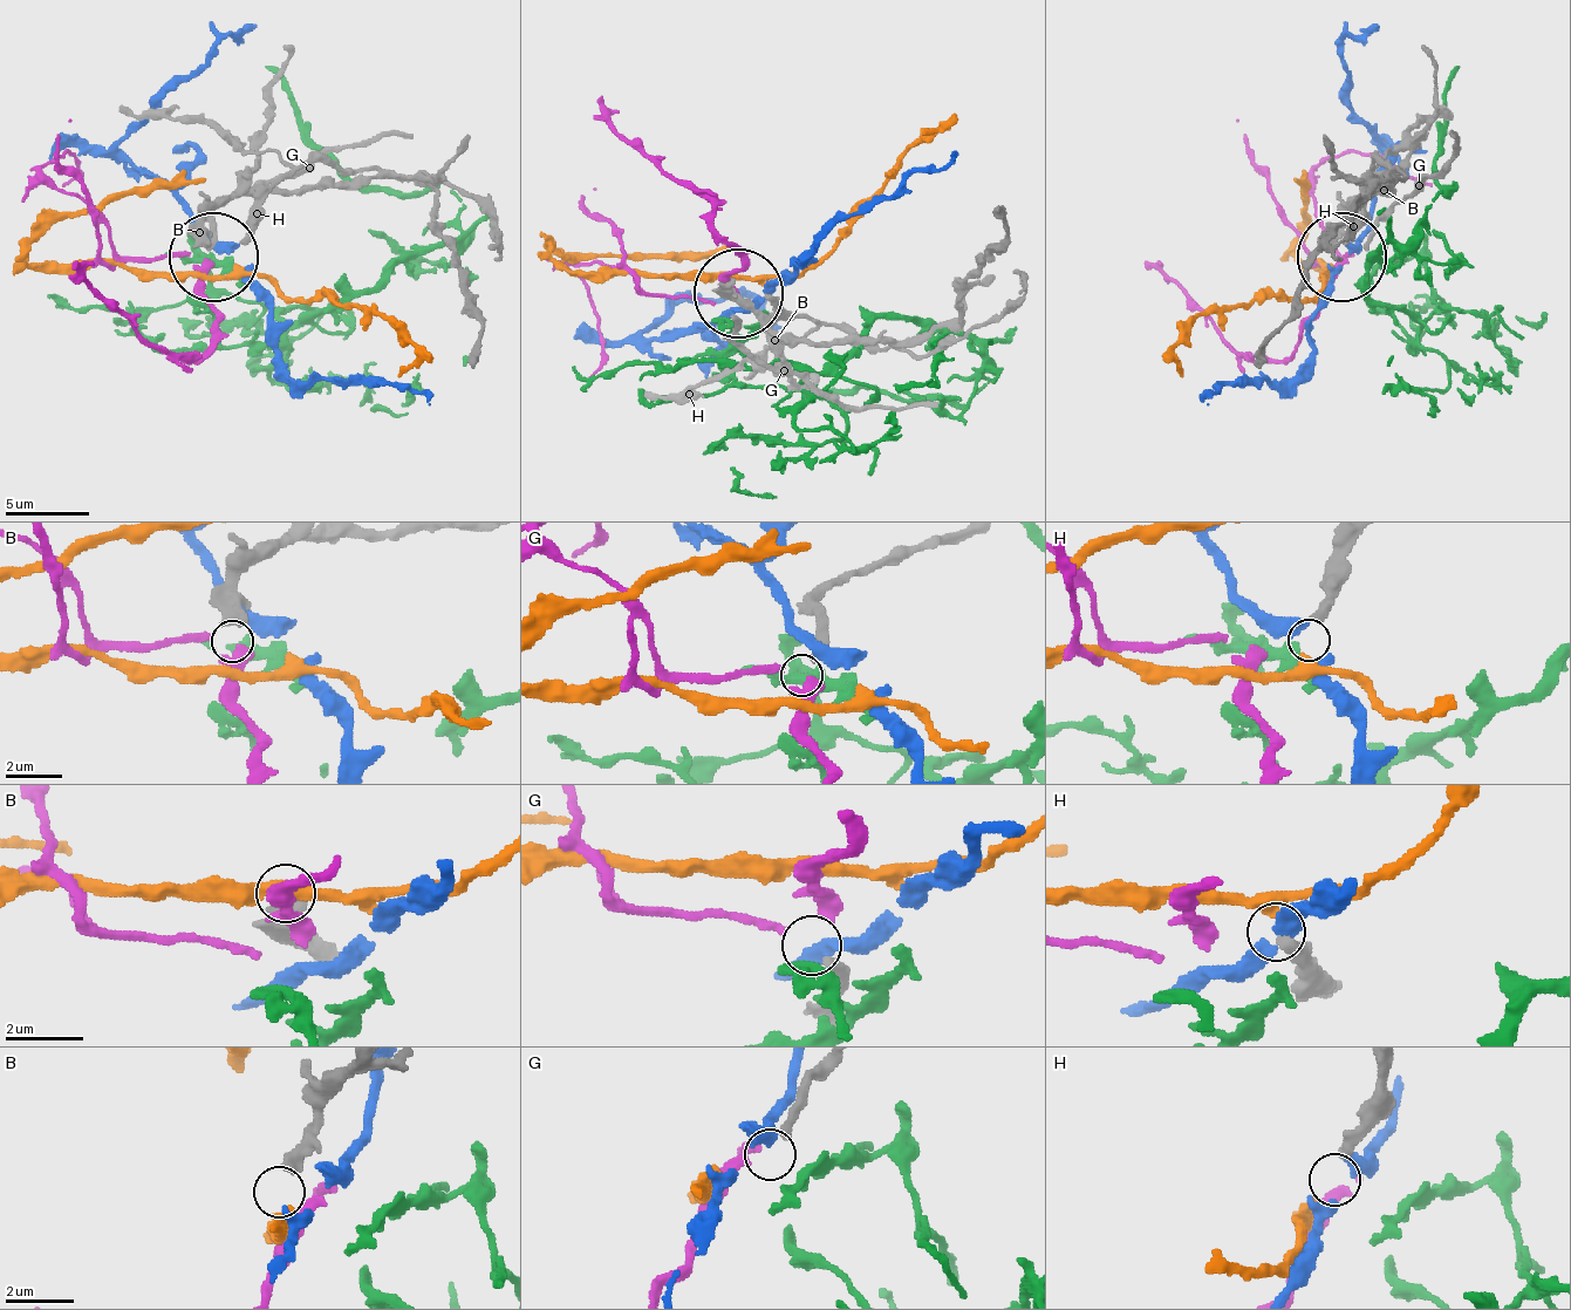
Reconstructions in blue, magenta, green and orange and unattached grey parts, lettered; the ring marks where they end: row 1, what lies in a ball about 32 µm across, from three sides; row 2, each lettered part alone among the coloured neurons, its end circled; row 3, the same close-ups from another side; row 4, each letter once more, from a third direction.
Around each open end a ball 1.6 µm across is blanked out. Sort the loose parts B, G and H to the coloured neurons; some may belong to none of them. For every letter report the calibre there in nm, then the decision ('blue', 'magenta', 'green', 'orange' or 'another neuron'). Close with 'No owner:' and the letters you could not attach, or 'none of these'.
B: 550 nm | another neuron
G: 280 nm | magenta
H: 400 nm | orange
No owner: B

